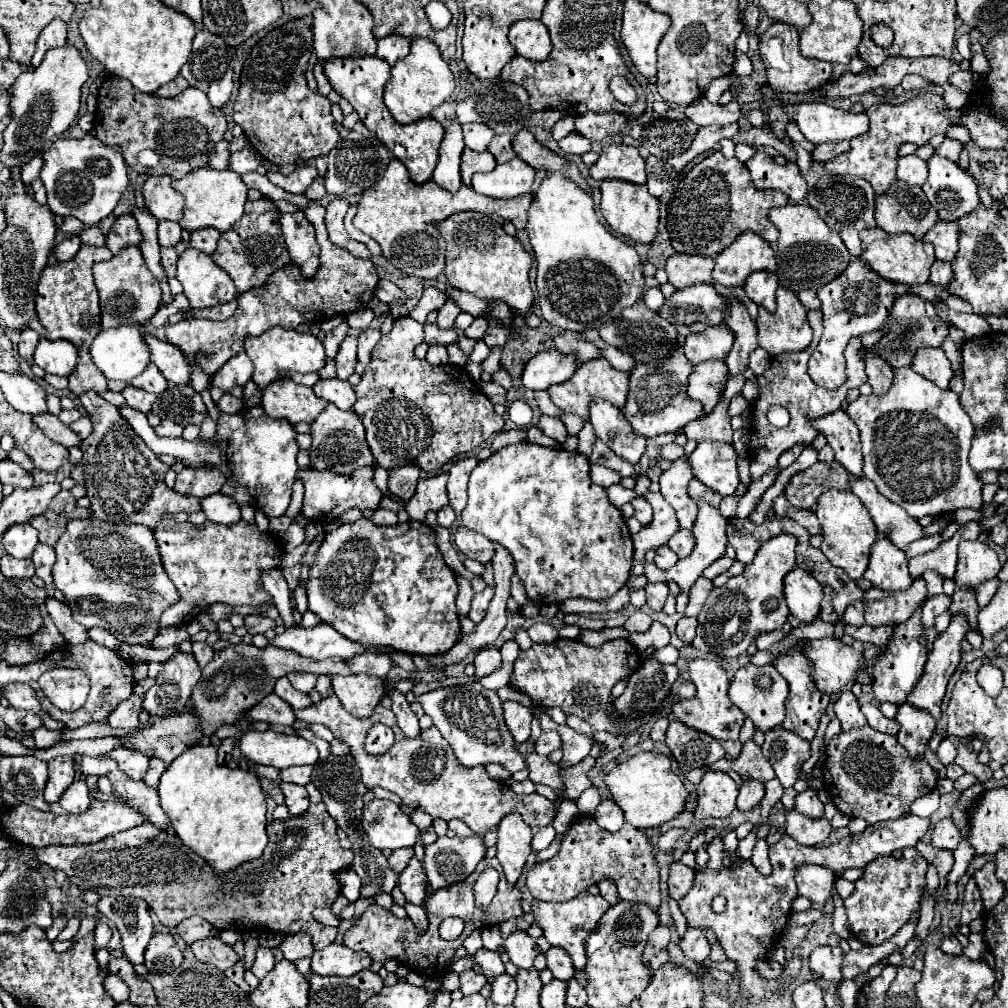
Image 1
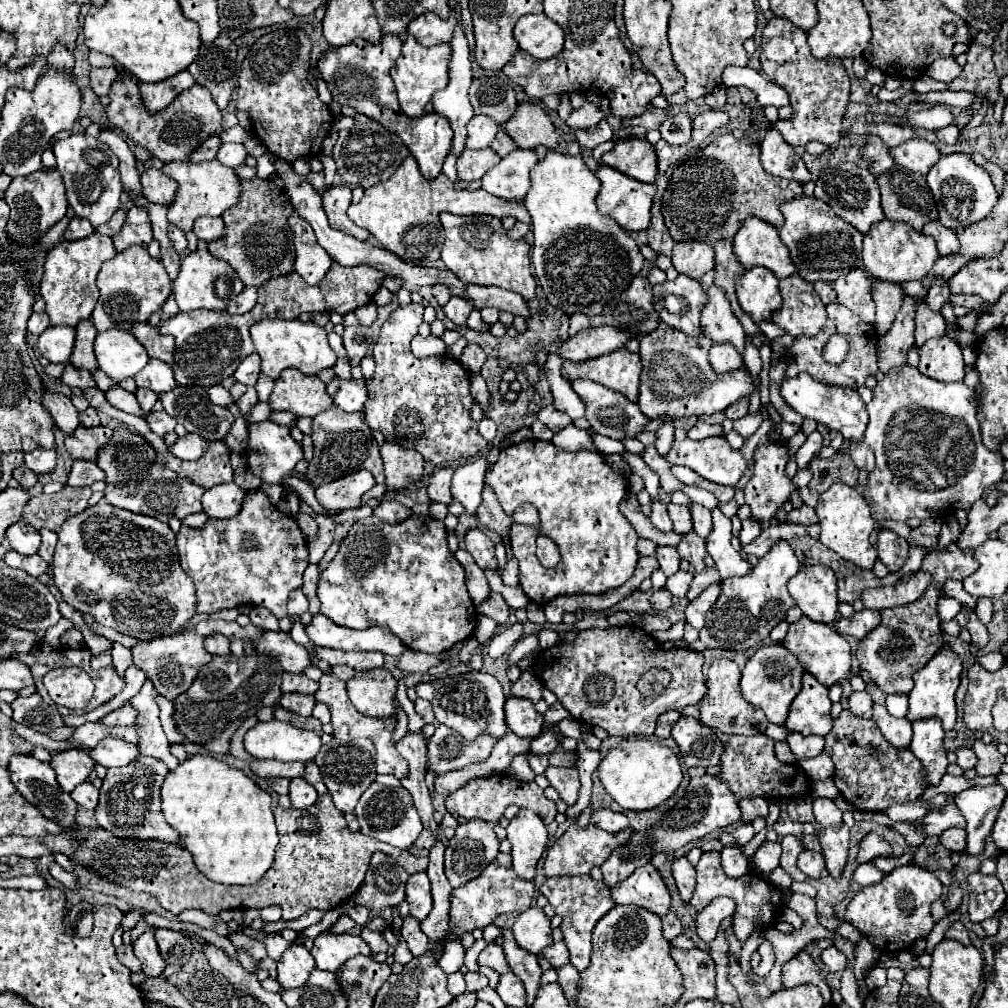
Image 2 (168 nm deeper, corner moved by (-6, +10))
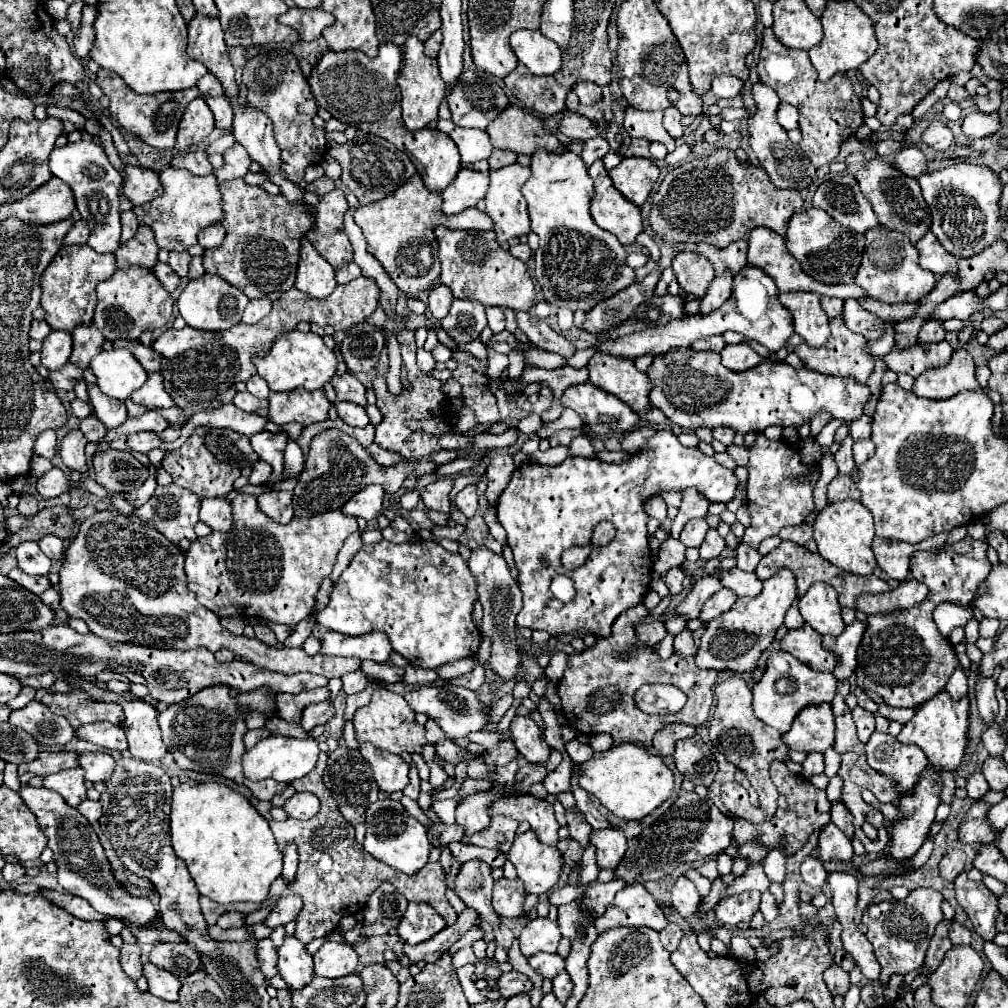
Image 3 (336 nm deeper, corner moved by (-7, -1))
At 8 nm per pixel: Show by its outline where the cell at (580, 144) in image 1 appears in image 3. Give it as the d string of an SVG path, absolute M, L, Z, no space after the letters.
M597 135L597 137L587 139L587 141L583 143L583 153L581 153L581 157L583 157L583 161L587 163L587 167L591 167L591 165L593 165L597 159L601 159L607 151L609 151L607 139L601 137L601 135Z

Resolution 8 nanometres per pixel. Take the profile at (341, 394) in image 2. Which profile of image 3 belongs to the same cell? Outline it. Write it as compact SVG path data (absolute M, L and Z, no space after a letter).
M335 401L333 405L339 413L339 419L345 421L347 425L365 427L369 423L369 415L367 415L363 405L355 405L355 403L347 403L347 401Z

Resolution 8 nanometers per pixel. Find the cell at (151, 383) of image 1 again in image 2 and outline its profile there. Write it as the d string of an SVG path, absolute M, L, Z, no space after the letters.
M150 360L142 372L138 372L134 376L138 388L146 388L146 390L154 390L156 394L162 392L170 392L176 388L176 380L172 374L172 368L166 366L166 362L158 362L158 360Z

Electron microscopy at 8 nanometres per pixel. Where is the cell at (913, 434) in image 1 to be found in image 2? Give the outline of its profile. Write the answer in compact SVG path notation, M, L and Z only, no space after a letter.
M902 366L898 370L890 370L884 374L884 380L880 380L874 388L874 400L870 404L866 404L866 410L870 414L870 420L868 420L868 426L866 426L866 432L864 432L864 442L874 450L874 456L876 456L876 468L874 472L868 474L868 480L866 480L866 486L864 486L864 498L872 510L872 516L882 524L886 520L898 520L898 522L906 522L908 518L920 518L920 520L926 520L926 518L932 518L934 512L942 512L942 510L970 510L970 506L982 498L984 490L990 488L992 484L998 484L1002 482L1002 476L1004 476L1004 458L1000 452L994 452L994 450L986 450L986 446L982 444L982 434L980 434L980 422L976 418L976 392L974 388L966 386L964 382L938 382L938 380L932 380L924 374L918 372L918 368L910 368L910 366Z

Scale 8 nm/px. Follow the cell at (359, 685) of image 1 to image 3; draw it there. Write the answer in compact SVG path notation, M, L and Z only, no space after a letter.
M375 689L371 703L367 707L357 709L353 717L355 725L355 737L359 743L373 743L379 749L385 749L389 753L421 753L421 747L425 741L425 727L415 721L413 709L407 705L403 695L397 695L389 689Z

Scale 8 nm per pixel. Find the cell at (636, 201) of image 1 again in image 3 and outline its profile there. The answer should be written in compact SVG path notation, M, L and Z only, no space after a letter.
M601 161L589 167L589 177L595 181L595 197L591 199L593 221L613 233L623 245L635 243L635 237L643 231L641 207L633 205L615 189Z

